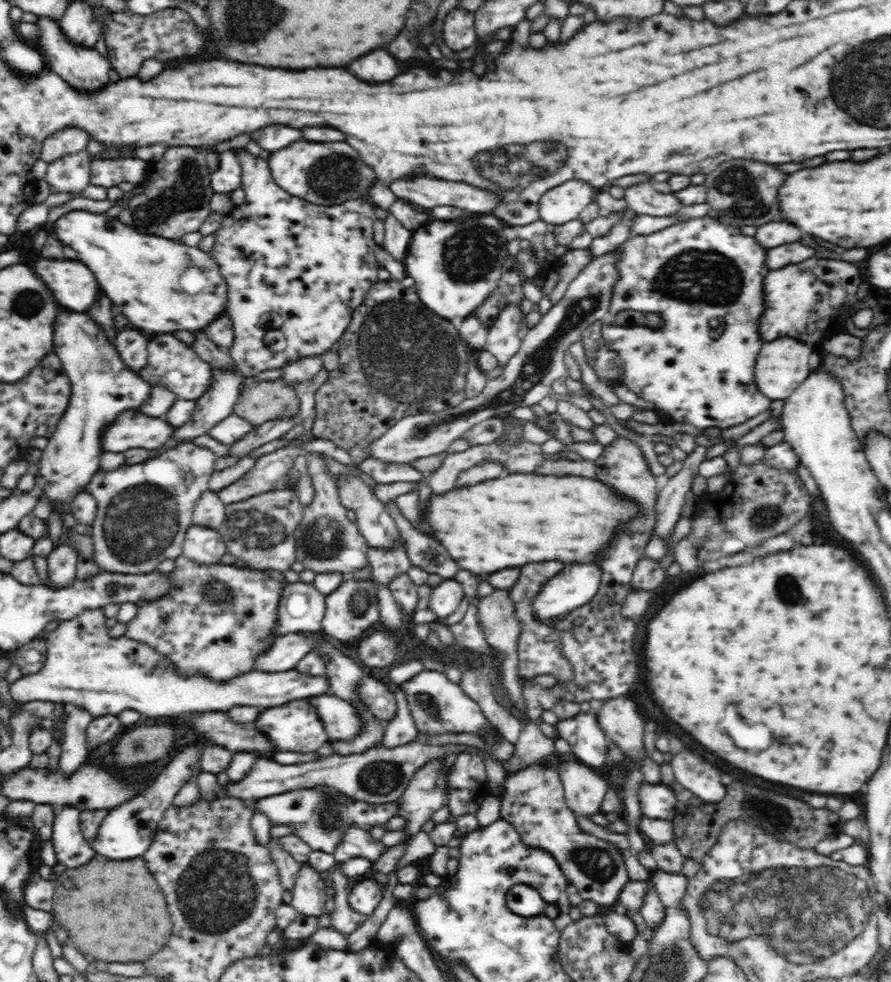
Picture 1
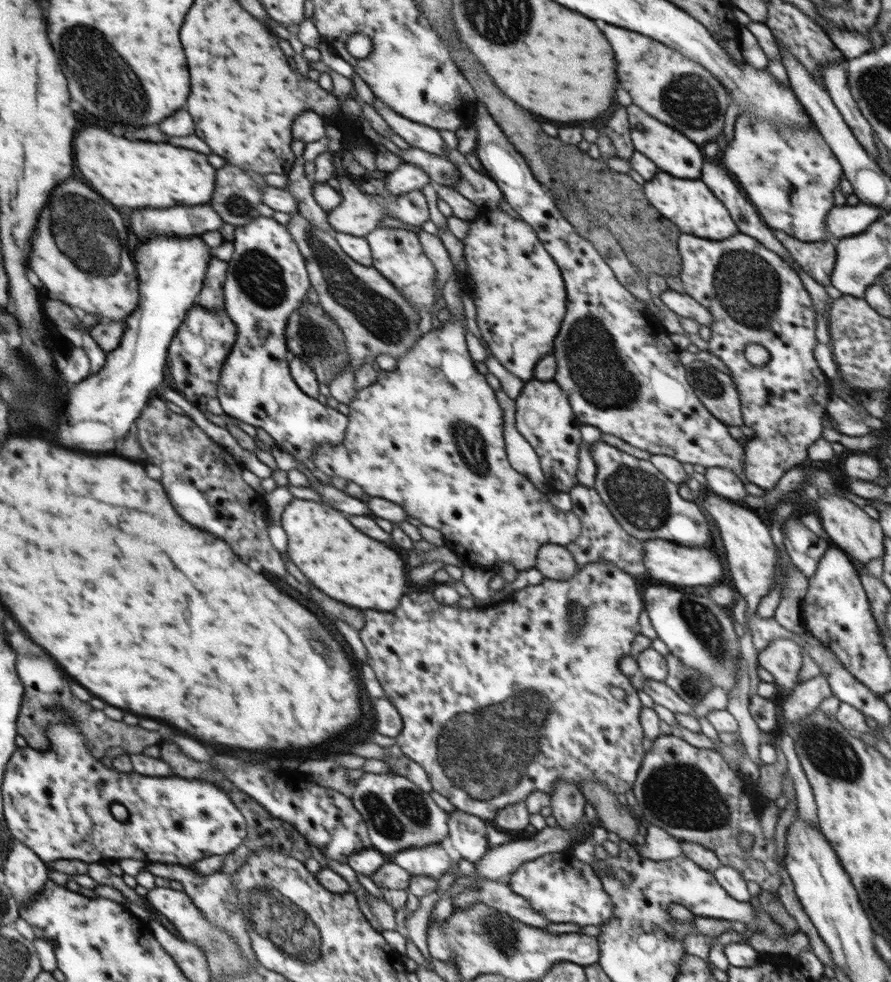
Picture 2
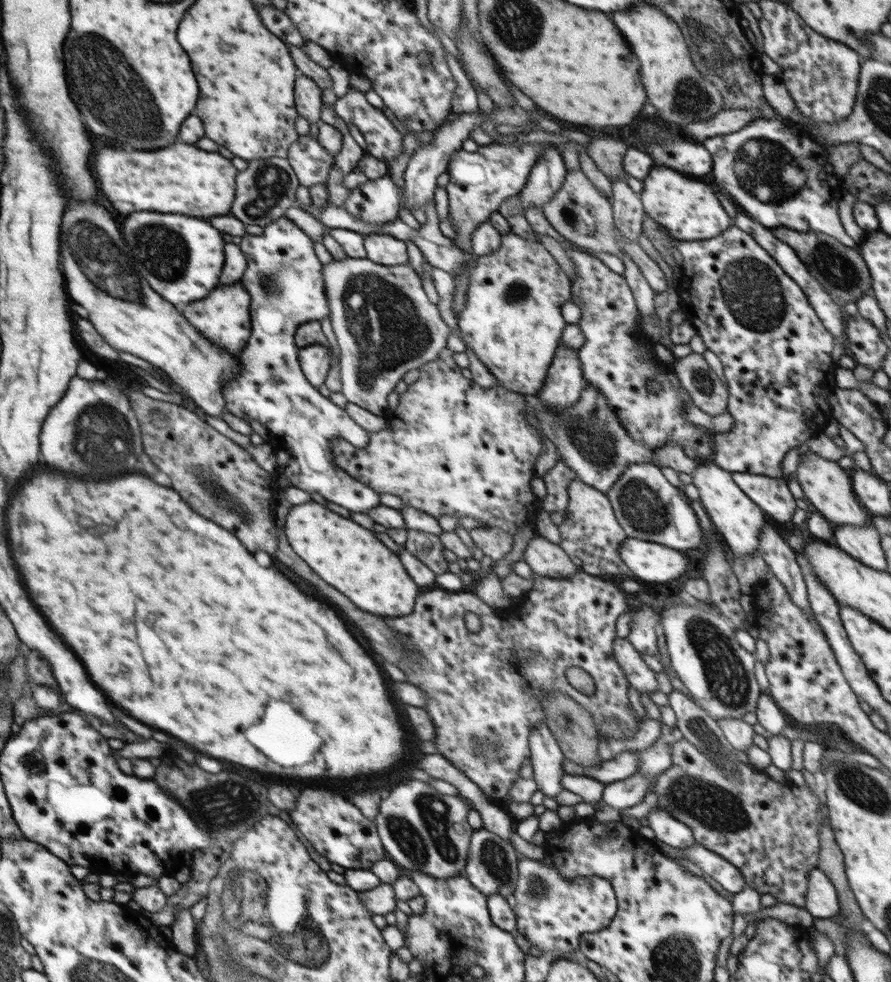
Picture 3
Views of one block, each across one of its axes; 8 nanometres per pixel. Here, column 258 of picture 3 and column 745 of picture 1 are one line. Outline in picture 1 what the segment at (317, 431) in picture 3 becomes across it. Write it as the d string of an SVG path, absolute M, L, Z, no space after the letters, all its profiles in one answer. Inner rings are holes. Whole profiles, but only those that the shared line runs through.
M710 215L700 218L683 220L681 223L672 224L668 228L662 228L654 234L633 235L622 242L616 250L613 251L615 258L613 266L617 270L617 277L613 282L612 288L612 304L610 310L642 310L642 312L660 312L662 320L664 320L664 328L662 330L650 330L650 328L601 328L603 342L608 345L608 349L617 352L623 360L623 380L625 384L634 394L638 394L642 400L652 402L654 410L659 413L661 419L670 422L686 422L692 424L694 428L704 431L707 428L732 428L738 426L754 418L757 414L770 409L772 399L765 397L760 392L754 382L754 364L756 356L760 352L760 346L764 342L760 342L760 336L756 334L756 314L761 315L761 283L764 282L764 276L770 271L770 267L766 265L766 249L754 239L752 236L744 236L738 226L720 222Z

